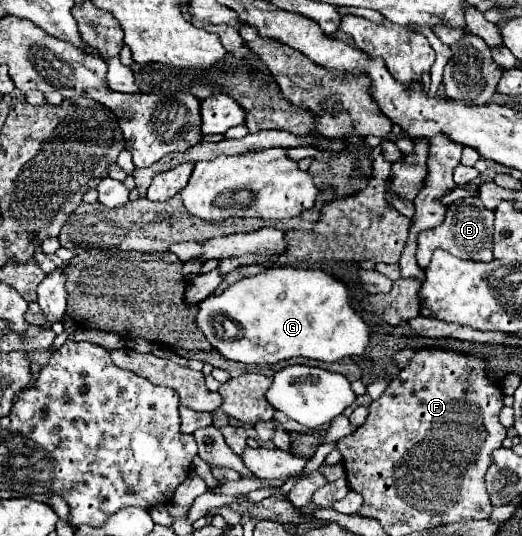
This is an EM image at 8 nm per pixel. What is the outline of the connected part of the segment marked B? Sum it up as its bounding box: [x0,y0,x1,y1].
[416,196,494,270]

